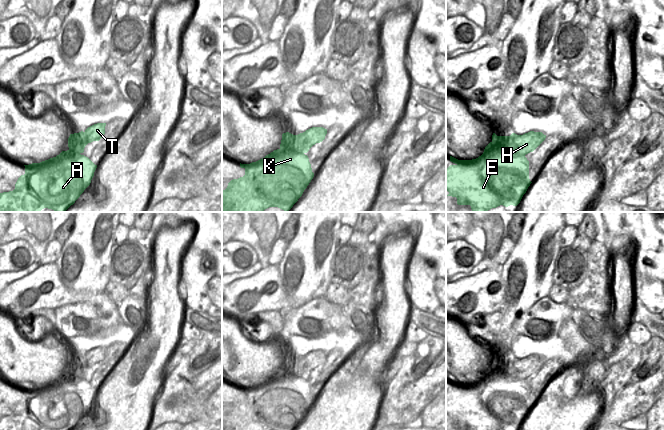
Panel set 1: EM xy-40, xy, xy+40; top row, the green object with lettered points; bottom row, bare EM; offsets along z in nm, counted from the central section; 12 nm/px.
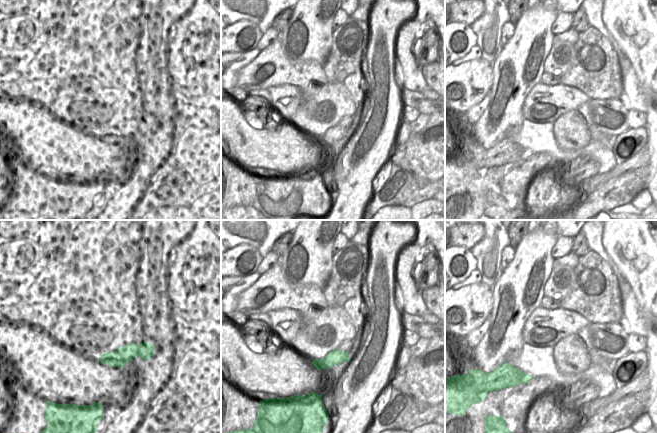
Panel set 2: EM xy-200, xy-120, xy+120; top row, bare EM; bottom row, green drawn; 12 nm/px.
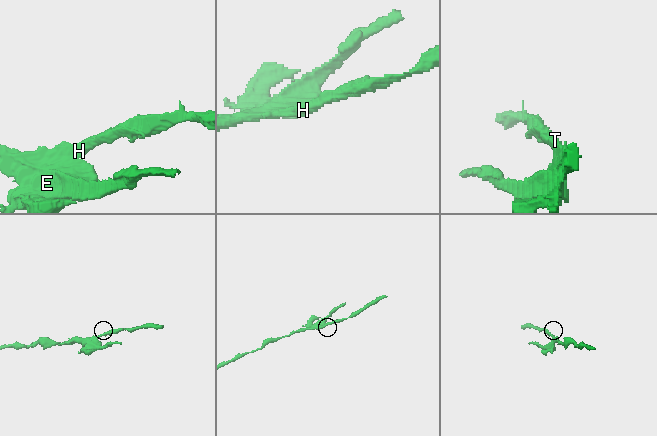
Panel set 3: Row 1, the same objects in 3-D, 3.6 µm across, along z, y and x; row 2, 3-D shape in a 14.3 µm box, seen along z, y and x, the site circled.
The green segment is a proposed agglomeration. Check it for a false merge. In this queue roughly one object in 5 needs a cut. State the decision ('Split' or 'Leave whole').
Split.

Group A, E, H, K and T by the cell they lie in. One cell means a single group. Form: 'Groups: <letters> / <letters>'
Groups: A E K / H T.

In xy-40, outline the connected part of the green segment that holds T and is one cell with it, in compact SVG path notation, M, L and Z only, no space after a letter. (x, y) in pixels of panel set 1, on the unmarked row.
M97 347L88 351L84 356L70 358L68 371L73 377L83 377L88 367L99 365L105 358L106 347Z

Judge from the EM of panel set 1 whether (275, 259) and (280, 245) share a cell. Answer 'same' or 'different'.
same

